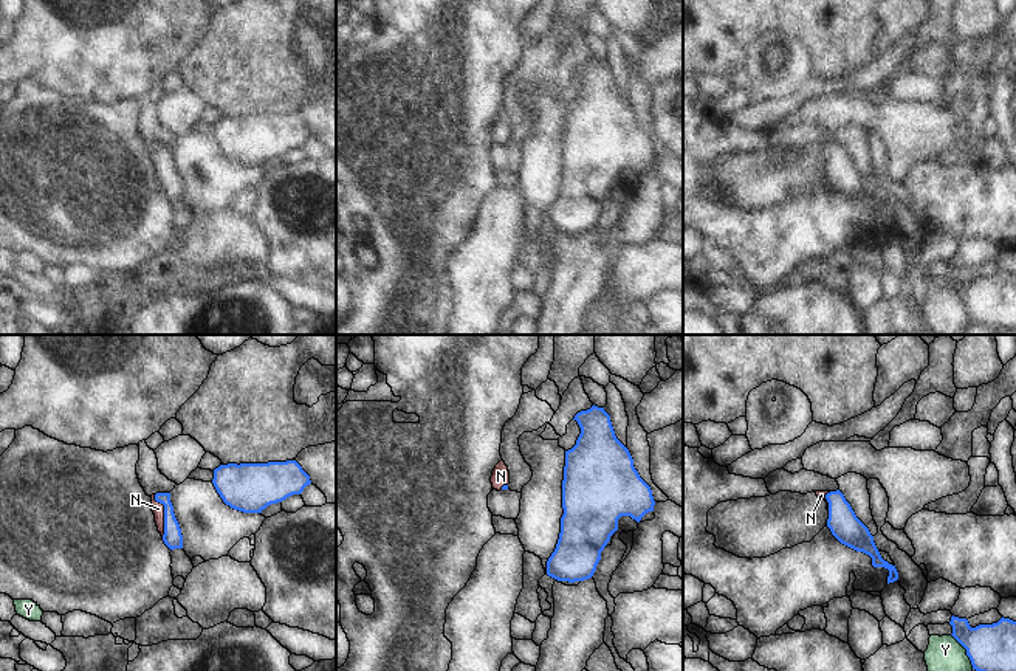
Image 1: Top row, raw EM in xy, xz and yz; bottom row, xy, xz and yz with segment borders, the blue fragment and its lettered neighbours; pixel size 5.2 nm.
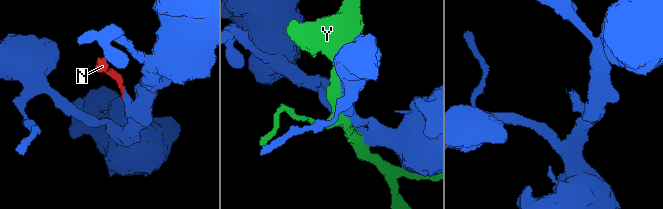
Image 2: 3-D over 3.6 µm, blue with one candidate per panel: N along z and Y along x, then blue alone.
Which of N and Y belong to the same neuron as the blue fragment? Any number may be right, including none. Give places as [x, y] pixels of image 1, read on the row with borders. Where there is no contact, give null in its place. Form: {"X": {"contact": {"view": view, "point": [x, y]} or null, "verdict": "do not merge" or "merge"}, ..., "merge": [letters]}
{"N": {"contact": {"view": "xy", "point": [164, 515]}, "verdict": "merge"}, "Y": {"contact": {"view": "yz", "point": [967, 651]}, "verdict": "do not merge"}, "merge": ["N"]}

